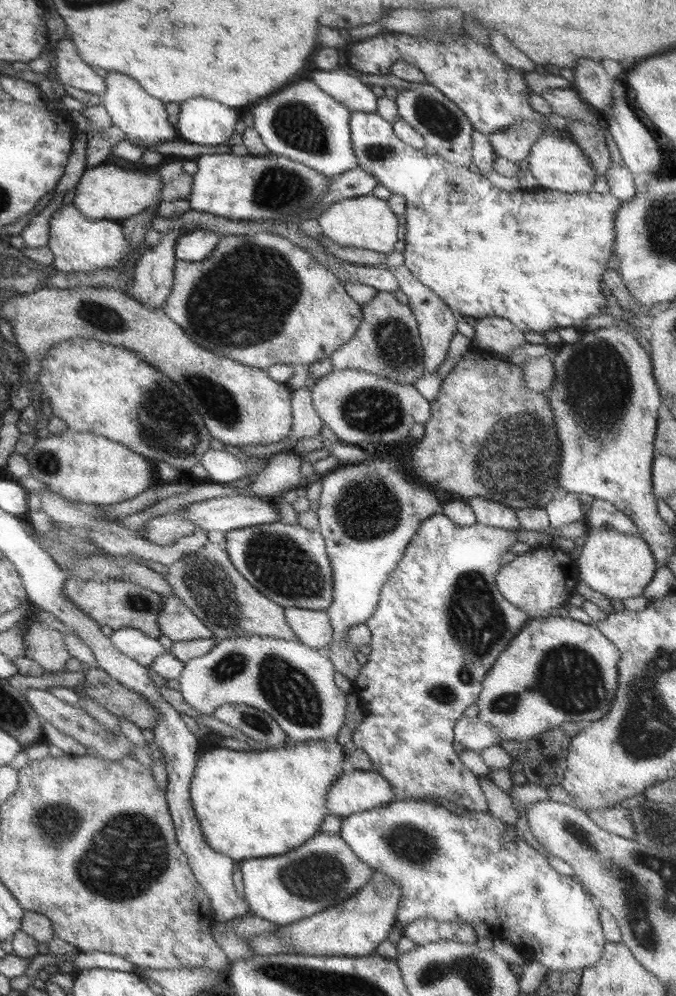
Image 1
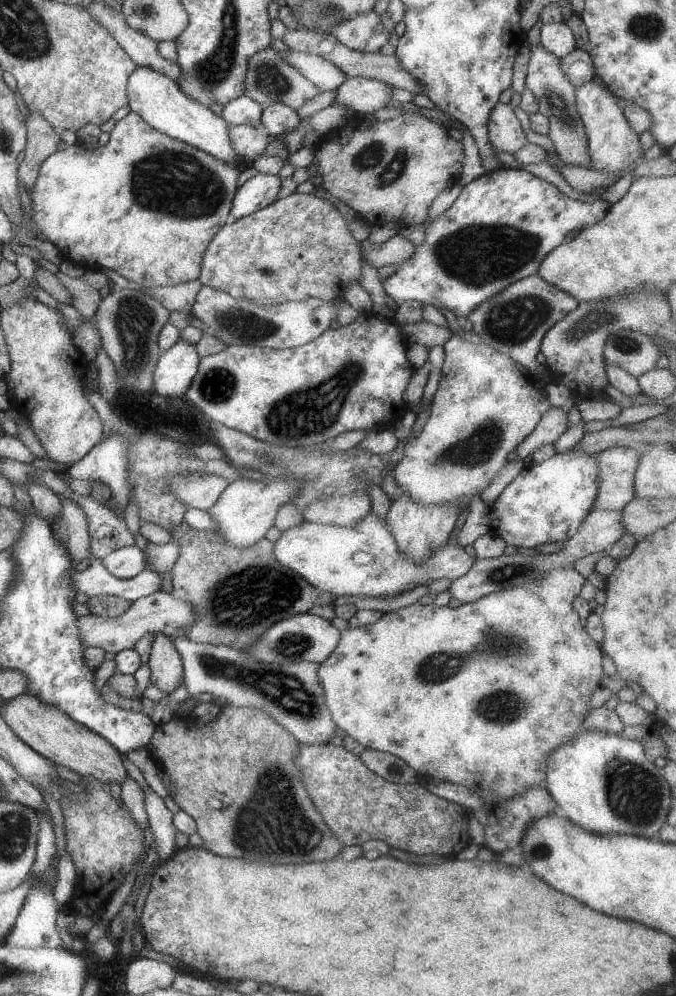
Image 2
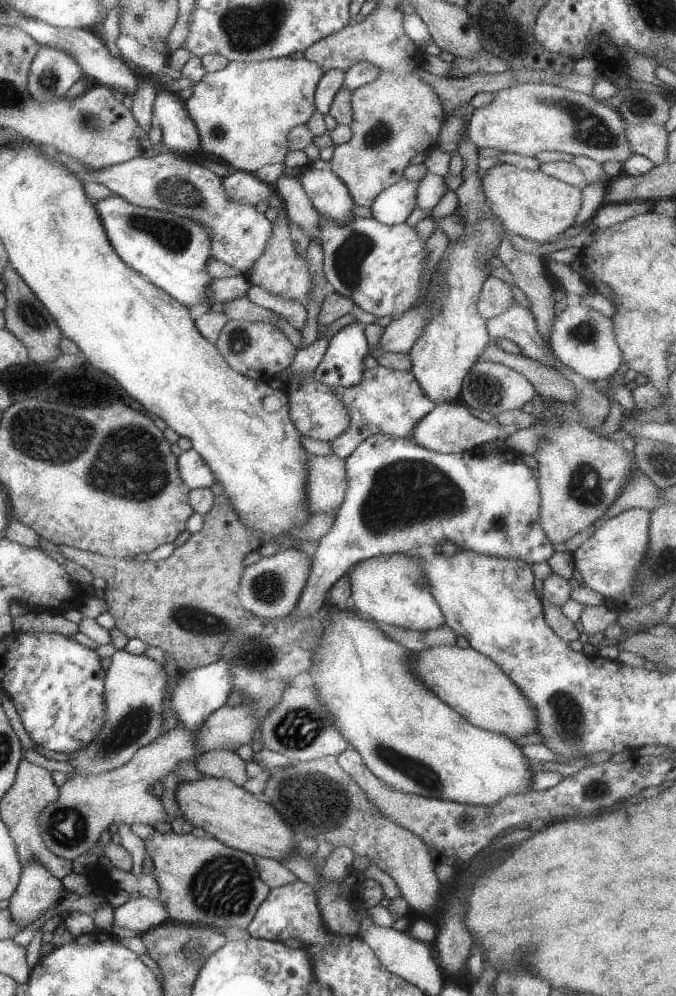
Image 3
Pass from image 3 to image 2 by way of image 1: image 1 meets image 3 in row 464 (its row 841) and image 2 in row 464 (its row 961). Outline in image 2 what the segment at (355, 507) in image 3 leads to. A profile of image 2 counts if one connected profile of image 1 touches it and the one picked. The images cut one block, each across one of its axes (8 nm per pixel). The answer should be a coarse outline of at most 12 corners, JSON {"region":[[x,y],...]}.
{"region":[[577,449],[524,465],[489,533],[525,550],[572,538],[598,465]]}

